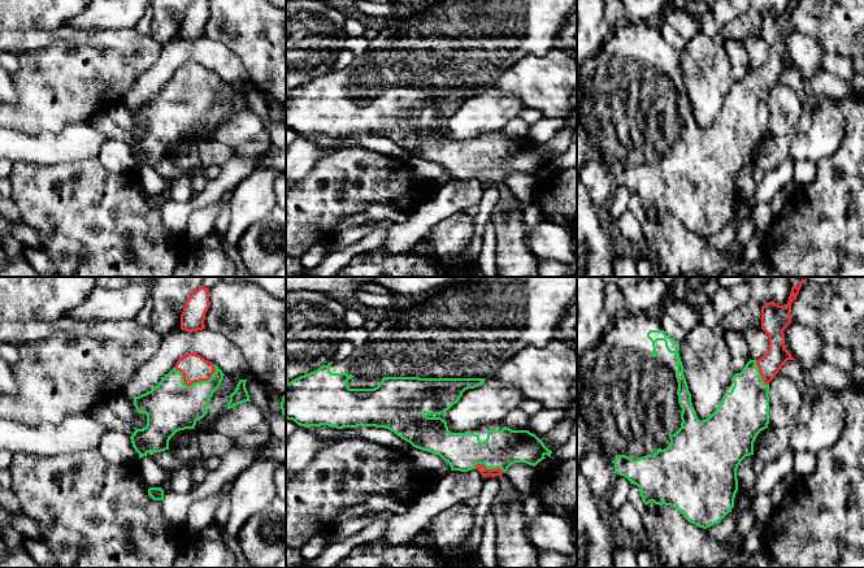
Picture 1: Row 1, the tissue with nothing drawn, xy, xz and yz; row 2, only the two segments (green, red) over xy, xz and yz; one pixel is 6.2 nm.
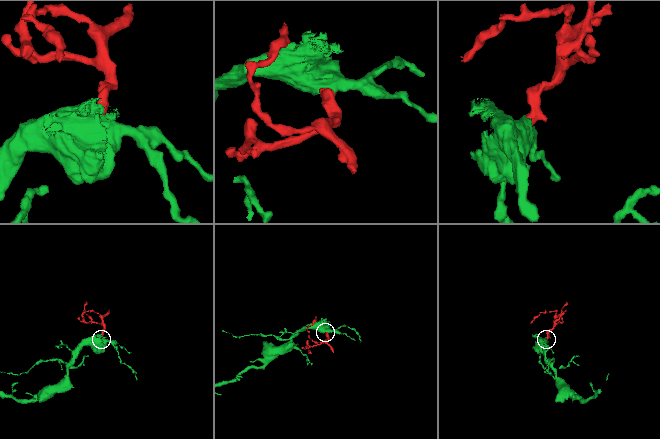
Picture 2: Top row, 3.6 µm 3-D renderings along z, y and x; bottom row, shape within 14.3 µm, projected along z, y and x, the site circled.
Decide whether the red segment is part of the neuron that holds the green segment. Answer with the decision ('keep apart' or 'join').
join

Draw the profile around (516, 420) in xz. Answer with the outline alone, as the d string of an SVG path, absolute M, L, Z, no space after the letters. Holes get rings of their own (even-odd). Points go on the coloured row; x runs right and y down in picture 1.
M520 408L512 409L504 419L503 425L512 430L527 430L530 416Z

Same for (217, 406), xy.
M227 374L223 376L220 387L213 393L208 403L208 413L196 421L196 430L212 428L214 422L227 411L230 395L235 391L238 382L239 380L234 377Z

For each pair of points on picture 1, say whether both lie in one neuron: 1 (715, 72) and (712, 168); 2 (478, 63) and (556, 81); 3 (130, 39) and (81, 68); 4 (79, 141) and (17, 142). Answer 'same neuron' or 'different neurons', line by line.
1: different neurons
2: different neurons
3: same neuron
4: same neuron

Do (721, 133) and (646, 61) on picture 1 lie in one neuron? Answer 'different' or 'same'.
same

